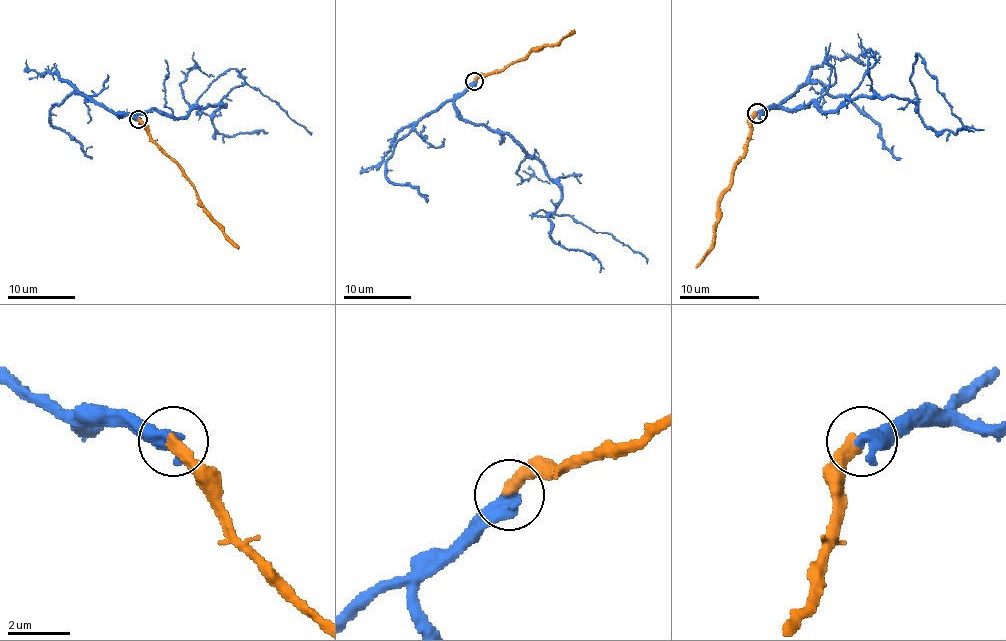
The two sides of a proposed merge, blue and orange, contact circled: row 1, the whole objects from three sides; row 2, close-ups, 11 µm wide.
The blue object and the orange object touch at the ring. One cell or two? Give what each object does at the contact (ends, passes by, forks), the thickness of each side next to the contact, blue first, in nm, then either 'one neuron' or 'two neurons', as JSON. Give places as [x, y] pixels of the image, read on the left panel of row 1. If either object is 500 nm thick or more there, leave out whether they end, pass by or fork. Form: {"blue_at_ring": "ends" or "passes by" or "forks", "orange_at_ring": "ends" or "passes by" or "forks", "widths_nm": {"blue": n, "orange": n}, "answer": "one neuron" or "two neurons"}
{"widths_nm": {"blue": 600, "orange": 420}, "answer": "two neurons"}

